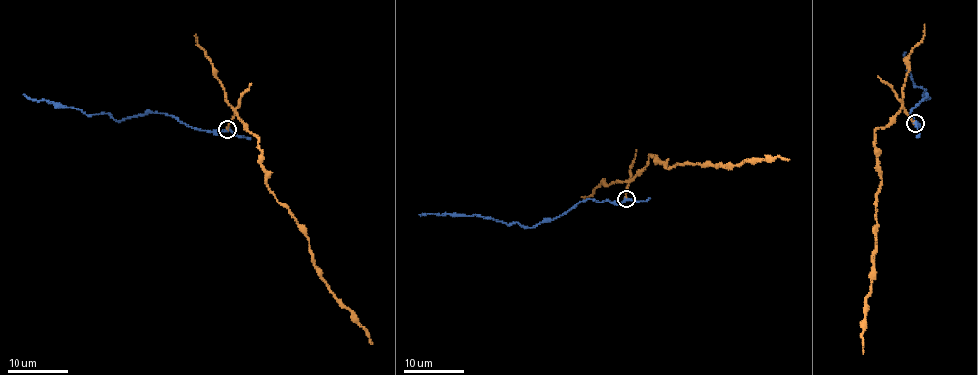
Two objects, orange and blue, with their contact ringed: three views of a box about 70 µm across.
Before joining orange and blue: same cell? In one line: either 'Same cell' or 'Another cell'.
Another cell

